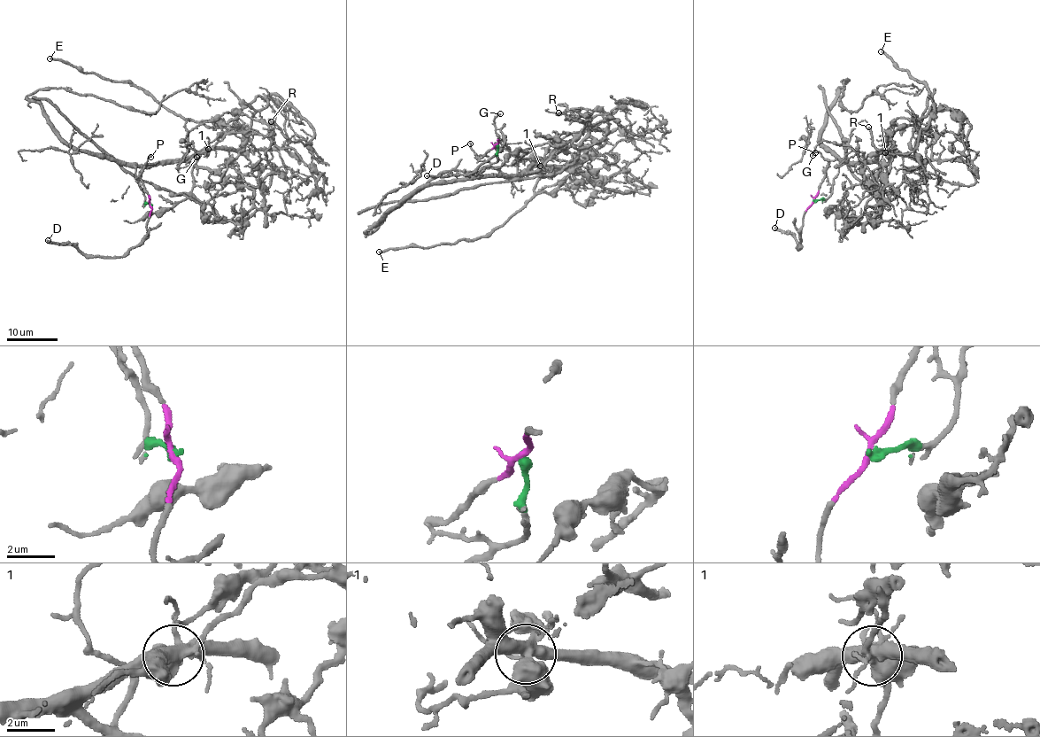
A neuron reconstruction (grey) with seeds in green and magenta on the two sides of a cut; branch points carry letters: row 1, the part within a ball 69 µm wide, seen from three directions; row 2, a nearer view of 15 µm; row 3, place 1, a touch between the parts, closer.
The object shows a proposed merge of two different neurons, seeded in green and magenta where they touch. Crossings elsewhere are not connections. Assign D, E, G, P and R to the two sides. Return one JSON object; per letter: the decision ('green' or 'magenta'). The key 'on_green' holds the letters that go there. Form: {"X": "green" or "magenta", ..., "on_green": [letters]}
{"D": "magenta", "E": "green", "G": "green", "P": "magenta", "R": "green", "on_green": ["E", "G", "R"]}

